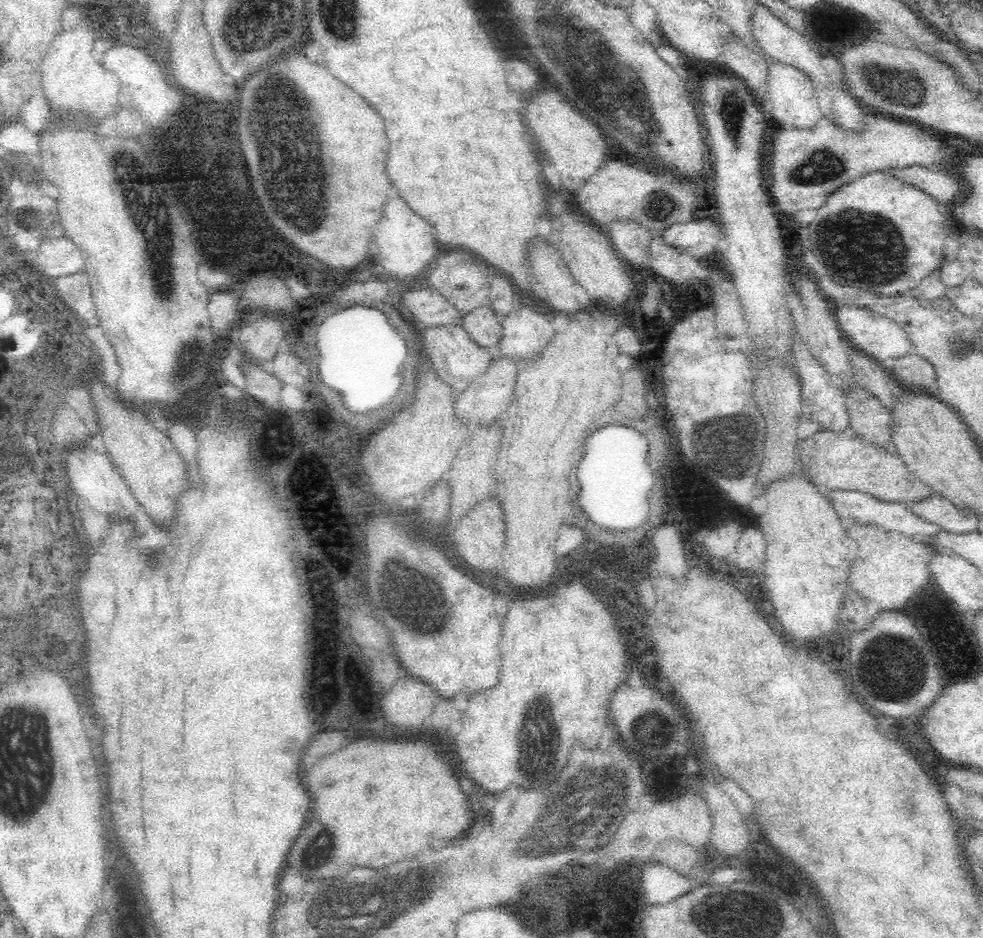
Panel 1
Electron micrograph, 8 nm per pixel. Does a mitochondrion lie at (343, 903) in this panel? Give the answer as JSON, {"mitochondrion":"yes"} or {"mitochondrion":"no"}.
{"mitochondrion":"yes"}

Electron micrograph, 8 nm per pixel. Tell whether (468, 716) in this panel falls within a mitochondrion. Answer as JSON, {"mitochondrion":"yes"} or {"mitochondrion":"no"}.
{"mitochondrion":"no"}

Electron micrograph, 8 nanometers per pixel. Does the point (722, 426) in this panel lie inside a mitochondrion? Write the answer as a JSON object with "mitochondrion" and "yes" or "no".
{"mitochondrion":"yes"}

